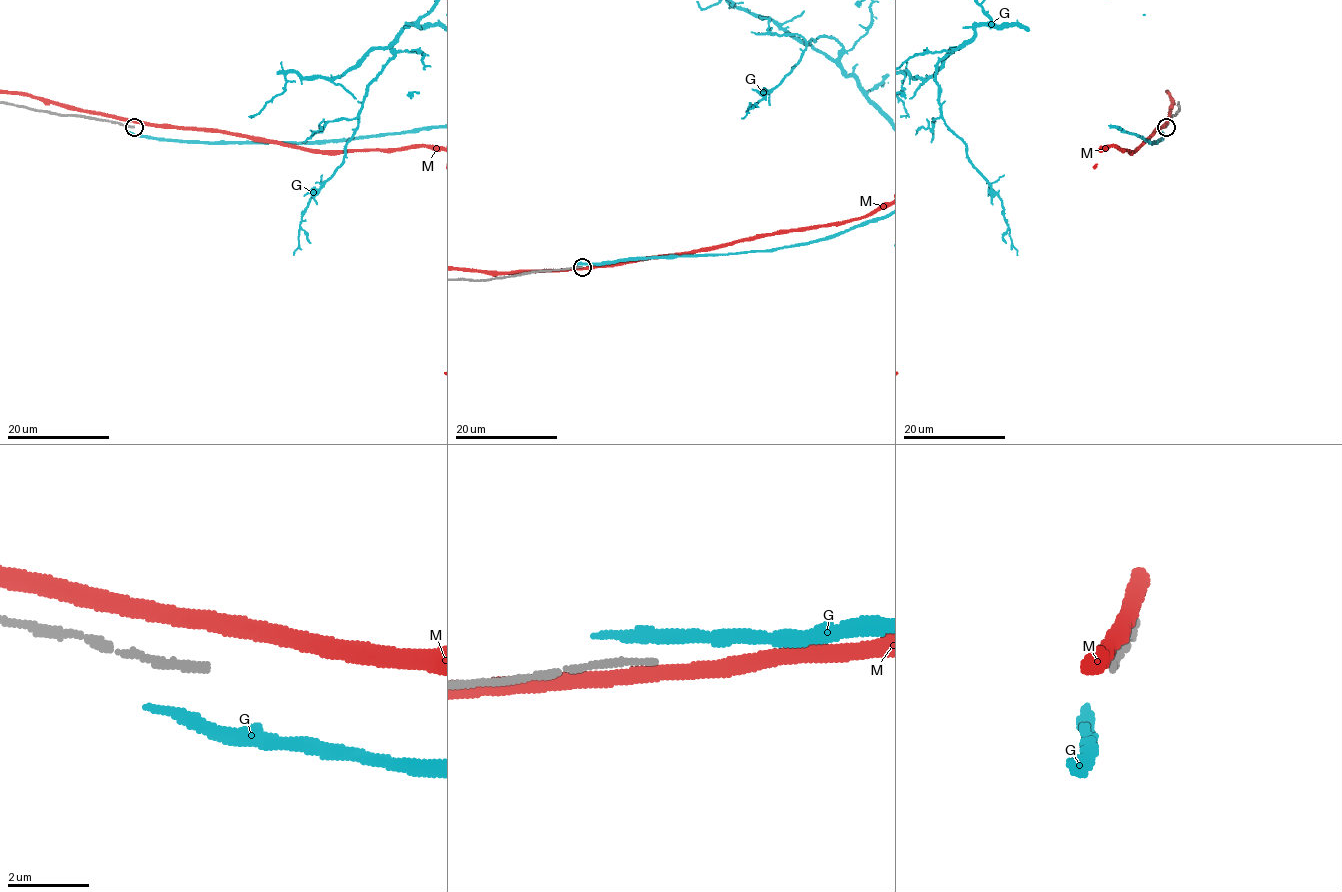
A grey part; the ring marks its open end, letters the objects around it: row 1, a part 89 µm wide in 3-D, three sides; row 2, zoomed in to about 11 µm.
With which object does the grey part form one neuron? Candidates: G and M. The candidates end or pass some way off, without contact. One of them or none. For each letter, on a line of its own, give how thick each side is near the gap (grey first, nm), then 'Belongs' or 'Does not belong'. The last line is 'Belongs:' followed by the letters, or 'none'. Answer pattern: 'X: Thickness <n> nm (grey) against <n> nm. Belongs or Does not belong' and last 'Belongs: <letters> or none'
G: Thickness 180 nm (grey) against 280 nm. Does not belong
M: Thickness 180 nm (grey) against 400 nm. Does not belong
Belongs: none

